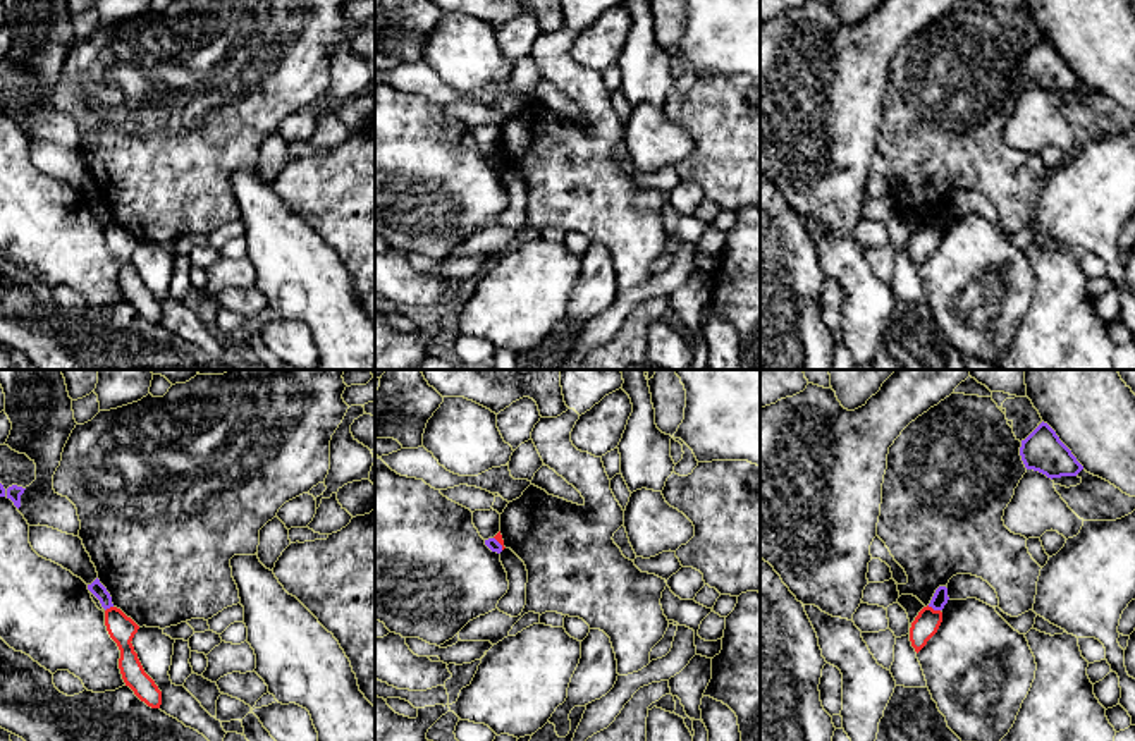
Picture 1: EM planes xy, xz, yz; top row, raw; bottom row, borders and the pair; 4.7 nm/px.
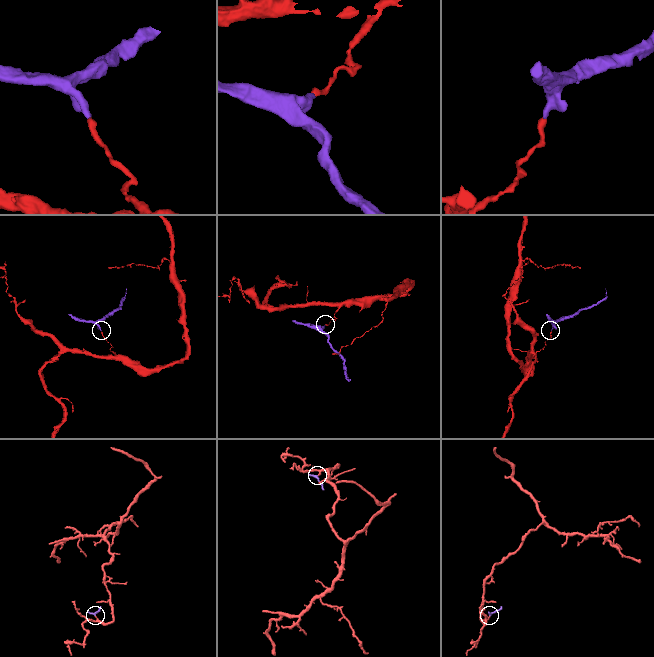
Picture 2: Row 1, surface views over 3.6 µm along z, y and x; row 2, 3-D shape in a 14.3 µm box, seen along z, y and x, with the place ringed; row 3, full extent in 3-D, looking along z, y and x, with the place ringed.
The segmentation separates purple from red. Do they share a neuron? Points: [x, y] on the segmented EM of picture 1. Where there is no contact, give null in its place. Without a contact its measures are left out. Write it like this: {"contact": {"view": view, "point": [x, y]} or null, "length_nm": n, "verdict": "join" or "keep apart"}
{"contact": {"view": "yz", "point": [934, 609]}, "length_nm": 70, "verdict": "keep apart"}

